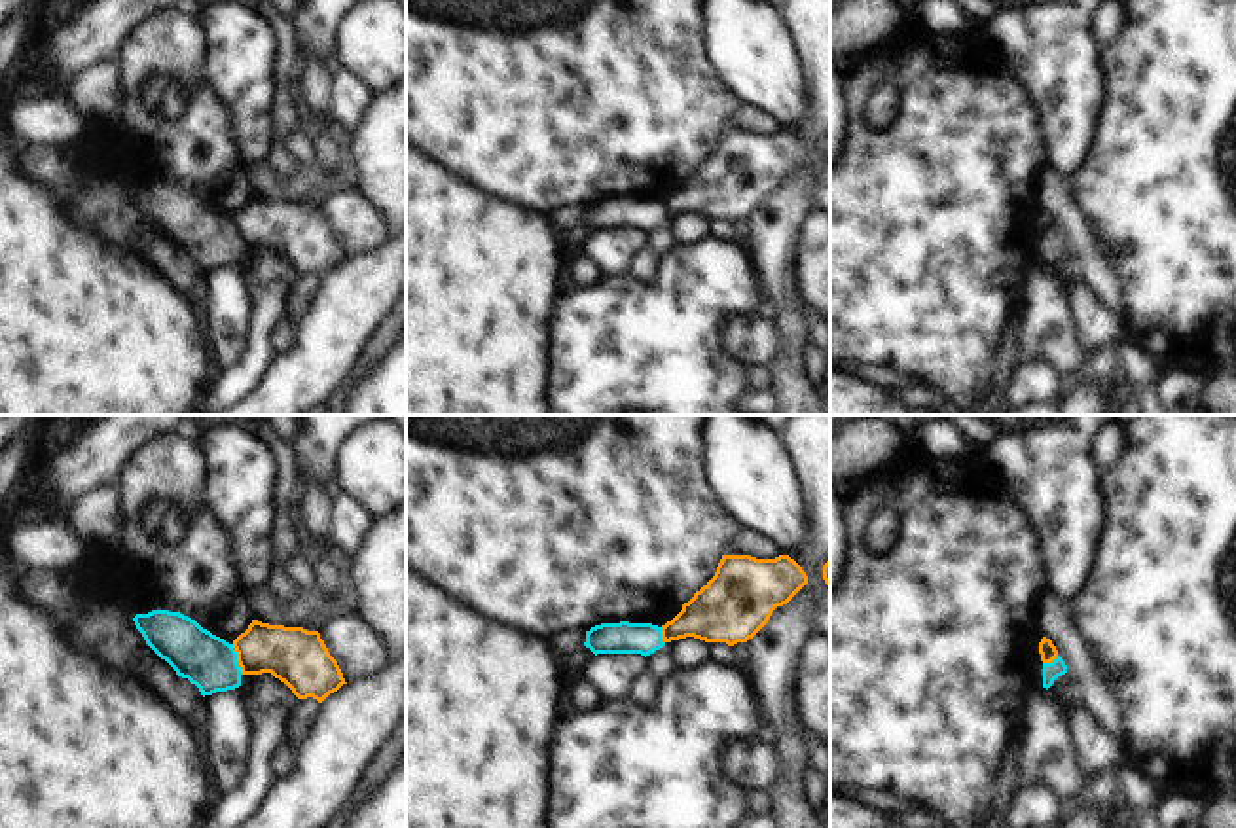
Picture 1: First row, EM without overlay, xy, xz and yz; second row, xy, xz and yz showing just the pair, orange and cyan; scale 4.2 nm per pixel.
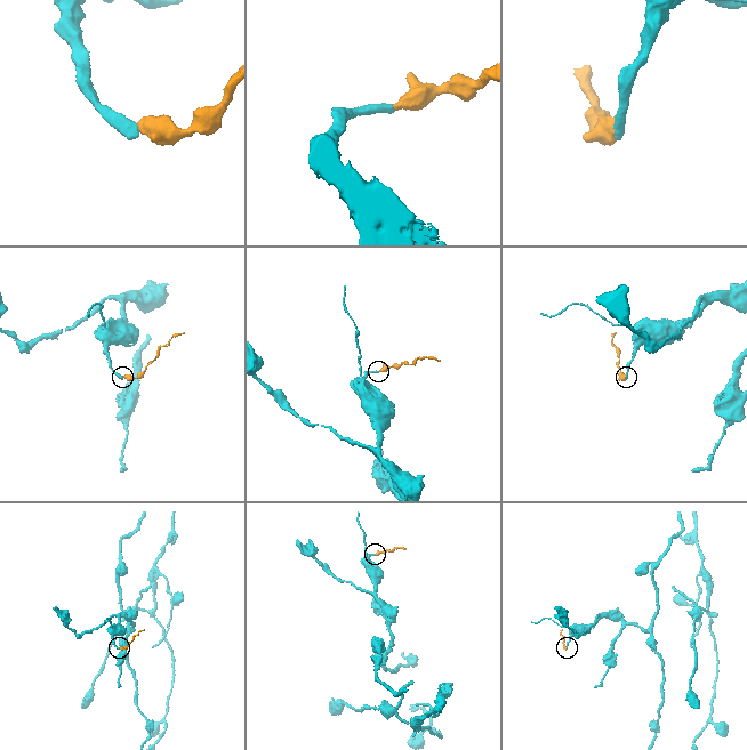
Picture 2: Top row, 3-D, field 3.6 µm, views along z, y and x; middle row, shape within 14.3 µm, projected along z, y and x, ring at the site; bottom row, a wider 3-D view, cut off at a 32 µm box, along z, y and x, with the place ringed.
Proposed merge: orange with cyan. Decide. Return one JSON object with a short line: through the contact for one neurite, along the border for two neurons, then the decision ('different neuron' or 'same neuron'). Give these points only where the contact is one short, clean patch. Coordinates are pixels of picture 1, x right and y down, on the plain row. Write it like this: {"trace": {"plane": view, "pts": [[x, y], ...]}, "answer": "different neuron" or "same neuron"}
{"trace": {"plane": "xy", "pts": [[232, 220], [243, 249]]}, "answer": "different neuron"}

